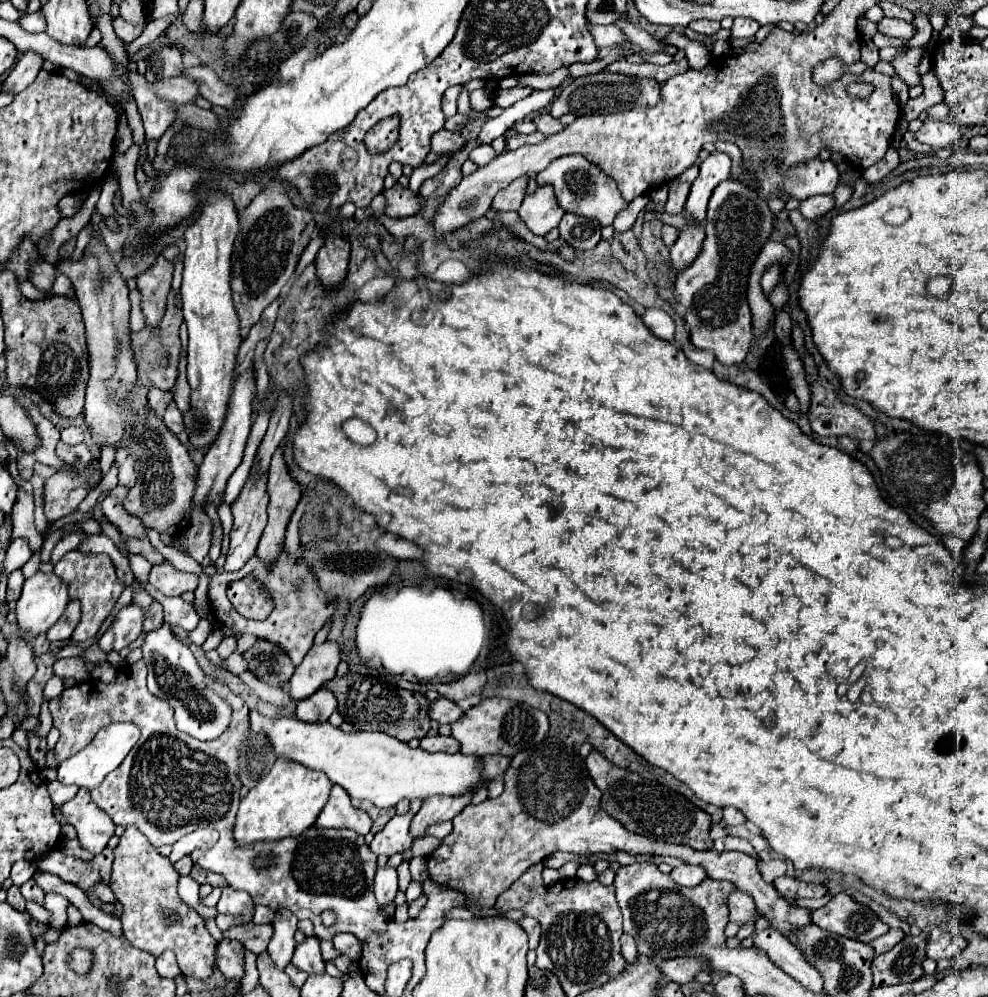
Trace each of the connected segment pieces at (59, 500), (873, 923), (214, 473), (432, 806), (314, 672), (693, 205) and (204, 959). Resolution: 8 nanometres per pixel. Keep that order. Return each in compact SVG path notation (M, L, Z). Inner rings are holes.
M58 471L44 483L44 513L48 521L56 521L60 517L66 517L76 511L76 507L86 497L86 485L84 479L90 471L84 475L74 471Z
M836 893L832 899L820 907L810 911L812 923L820 929L832 931L836 935L844 935L862 943L870 943L872 939L884 935L890 927L878 919L878 915L866 905L856 903L848 893Z
M248 369L244 375L240 375L236 379L234 385L234 393L232 393L232 401L228 407L228 415L226 415L226 423L218 435L218 439L212 443L212 447L206 451L202 465L198 467L198 483L196 483L196 491L192 497L192 505L194 507L202 507L206 509L208 505L220 505L224 501L224 487L226 481L230 479L230 475L234 473L234 469L240 465L242 455L244 455L244 447L246 447L246 439L252 427L252 395L254 395L254 373L252 369Z
M468 793L468 797L428 797L410 823L412 839L424 837L434 823L452 821L470 803L470 797L472 793Z
M326 641L322 645L312 645L304 661L296 667L290 679L290 697L302 701L316 693L326 681L336 675L336 667L340 663L338 643Z
M714 151L714 153L710 153L708 159L702 161L700 175L692 183L692 189L690 189L686 207L684 207L684 213L690 219L700 221L700 223L706 219L708 199L710 199L714 187L730 177L730 167L732 167L732 159L722 151Z
M132 825L126 827L120 837L118 847L114 849L114 871L112 871L112 891L118 901L124 905L124 913L120 917L122 931L126 939L156 957L164 949L172 949L178 959L178 967L184 977L206 979L216 969L216 939L208 933L204 919L188 907L176 887L180 875L174 871L172 863L162 857L156 847Z

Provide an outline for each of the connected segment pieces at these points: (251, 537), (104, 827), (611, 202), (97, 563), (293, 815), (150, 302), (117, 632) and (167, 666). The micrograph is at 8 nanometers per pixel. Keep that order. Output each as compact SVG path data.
M248 477L240 497L232 505L234 525L230 533L230 551L226 555L224 571L238 571L246 565L246 561L256 553L256 545L260 541L260 533L266 525L266 509L268 493L266 493L266 477L254 481Z
M80 789L74 799L62 805L62 813L66 821L76 827L80 845L92 855L100 855L114 835L114 823L98 805L92 803L90 791Z
M566 155L566 157L552 161L552 165L548 165L542 173L536 175L536 181L540 185L548 183L554 187L556 199L564 211L592 217L592 219L600 221L600 225L612 225L616 213L628 205L628 201L622 199L622 195L616 187L616 181L582 155Z
M70 551L54 565L54 573L64 583L68 583L68 597L70 597L70 601L76 599L82 605L82 619L80 619L80 623L74 629L70 639L74 639L76 643L92 639L98 633L98 629L104 623L104 619L110 615L116 599L124 591L124 585L120 585L118 579L116 579L116 569L112 565L110 557L104 553L84 555L80 551Z
M276 761L270 773L240 801L234 823L236 845L252 845L258 841L278 841L302 835L316 823L316 817L328 801L330 787L332 783L320 771L310 771L294 761Z
M160 255L154 267L136 279L138 291L142 295L142 313L146 325L152 329L156 329L156 325L164 317L166 297L170 293L170 283L172 283L172 271L174 271L172 263Z
M128 605L120 609L112 625L106 629L106 633L100 637L98 645L104 653L110 651L120 651L128 647L132 641L136 641L142 633L142 607L138 605Z
M162 623L162 627L156 631L144 633L142 653L144 653L144 663L148 667L148 689L156 697L164 697L174 707L176 725L180 731L200 741L208 741L224 733L232 717L228 703L204 685L204 671L196 663L192 651L172 635L168 623Z

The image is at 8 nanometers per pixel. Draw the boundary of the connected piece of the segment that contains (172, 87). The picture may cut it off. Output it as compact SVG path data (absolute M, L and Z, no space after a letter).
M124 69L122 79L128 83L130 93L136 97L138 111L140 111L140 115L142 115L144 129L146 129L146 137L148 137L148 139L160 139L160 137L164 135L164 131L170 127L170 123L174 121L174 107L176 107L176 105L182 105L182 103L194 103L194 97L198 95L196 83L188 81L184 75L150 83L150 81L146 81L146 77L140 75L138 71Z

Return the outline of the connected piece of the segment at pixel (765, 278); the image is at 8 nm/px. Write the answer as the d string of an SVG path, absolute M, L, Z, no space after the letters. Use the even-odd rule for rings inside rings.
M770 265L770 267L764 271L764 275L762 275L762 289L764 289L766 295L776 287L778 277L780 277L780 269L778 269L776 265Z

